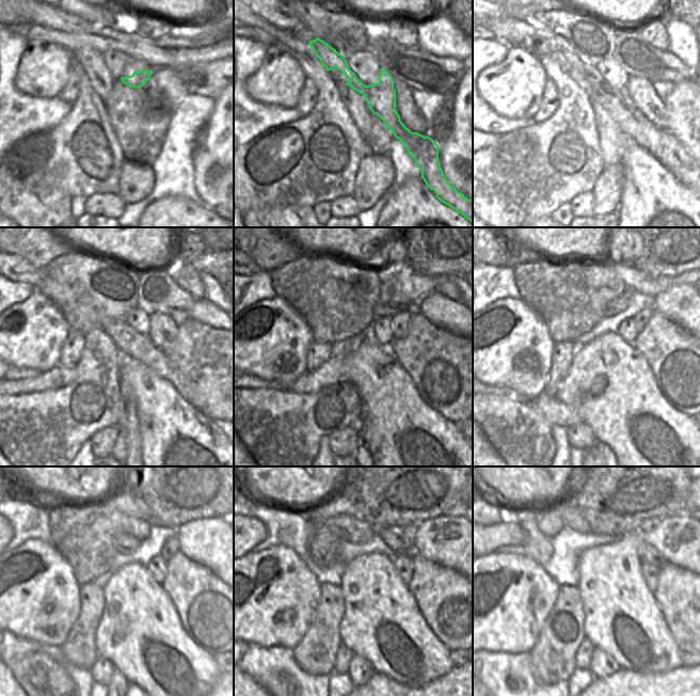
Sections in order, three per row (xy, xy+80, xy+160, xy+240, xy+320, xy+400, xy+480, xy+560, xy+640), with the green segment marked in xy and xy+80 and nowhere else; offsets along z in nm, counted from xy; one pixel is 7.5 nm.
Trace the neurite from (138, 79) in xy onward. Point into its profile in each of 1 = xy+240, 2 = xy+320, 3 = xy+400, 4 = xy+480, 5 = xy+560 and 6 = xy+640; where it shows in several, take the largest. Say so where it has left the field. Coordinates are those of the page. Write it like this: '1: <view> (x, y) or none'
1: xy+240 (131, 344)
2: xy+320 (255, 269)
3: none
4: none
5: none
6: none

